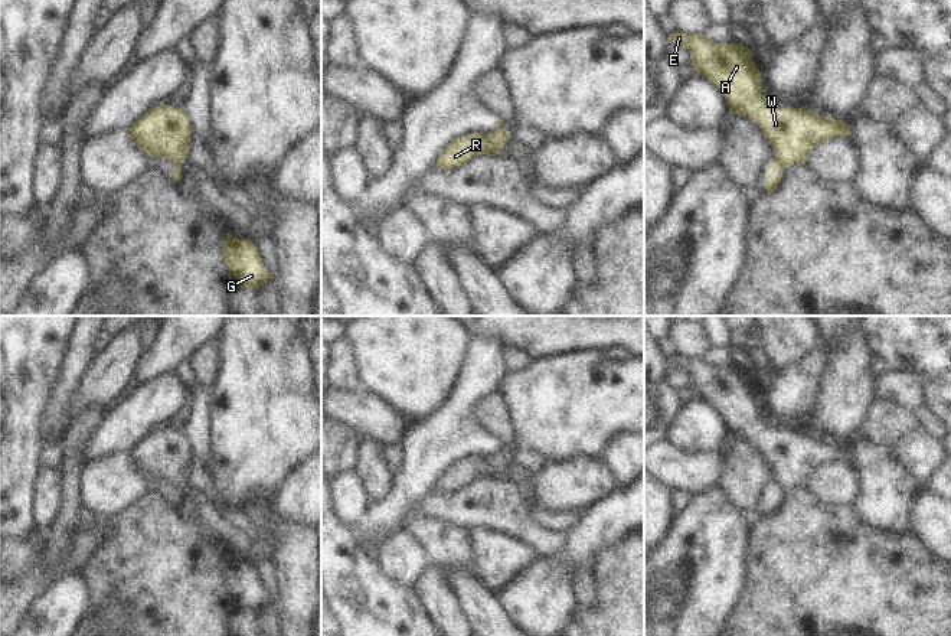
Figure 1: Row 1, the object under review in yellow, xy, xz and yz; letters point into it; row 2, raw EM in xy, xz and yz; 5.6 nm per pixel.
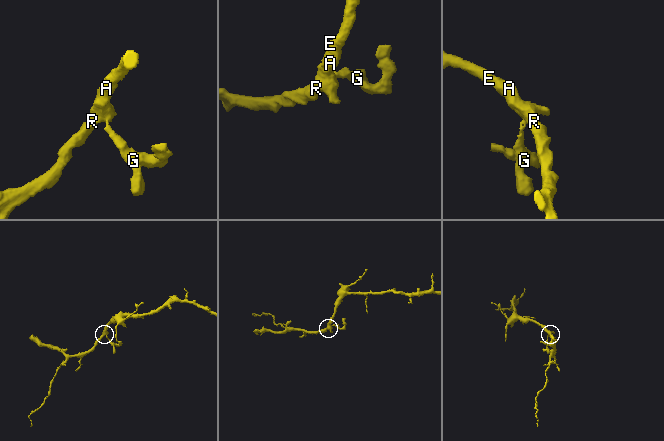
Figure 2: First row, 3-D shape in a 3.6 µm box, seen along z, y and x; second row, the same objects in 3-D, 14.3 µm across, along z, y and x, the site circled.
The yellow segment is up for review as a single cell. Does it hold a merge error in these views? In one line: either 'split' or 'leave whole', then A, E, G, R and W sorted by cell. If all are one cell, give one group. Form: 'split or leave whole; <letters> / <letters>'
split; A E R W / G

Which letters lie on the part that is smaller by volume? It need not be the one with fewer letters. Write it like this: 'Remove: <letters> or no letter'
Remove: G

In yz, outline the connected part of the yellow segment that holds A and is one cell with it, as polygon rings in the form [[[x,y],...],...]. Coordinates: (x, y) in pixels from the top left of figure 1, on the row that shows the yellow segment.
[[[676,30],[669,42],[686,48],[699,75],[723,94],[729,111],[752,118],[771,141],[775,159],[791,167],[807,163],[808,153],[829,138],[850,136],[850,125],[794,107],[780,108],[762,95],[764,82],[752,52],[742,43],[716,43],[705,35]]]

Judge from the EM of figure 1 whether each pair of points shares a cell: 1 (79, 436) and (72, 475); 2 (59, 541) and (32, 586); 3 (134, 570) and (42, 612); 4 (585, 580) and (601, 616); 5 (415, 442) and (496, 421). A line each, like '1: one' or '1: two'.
1: one
2: two
3: two
4: two
5: two

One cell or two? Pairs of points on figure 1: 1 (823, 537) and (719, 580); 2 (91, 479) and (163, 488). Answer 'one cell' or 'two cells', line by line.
1: two cells
2: one cell

